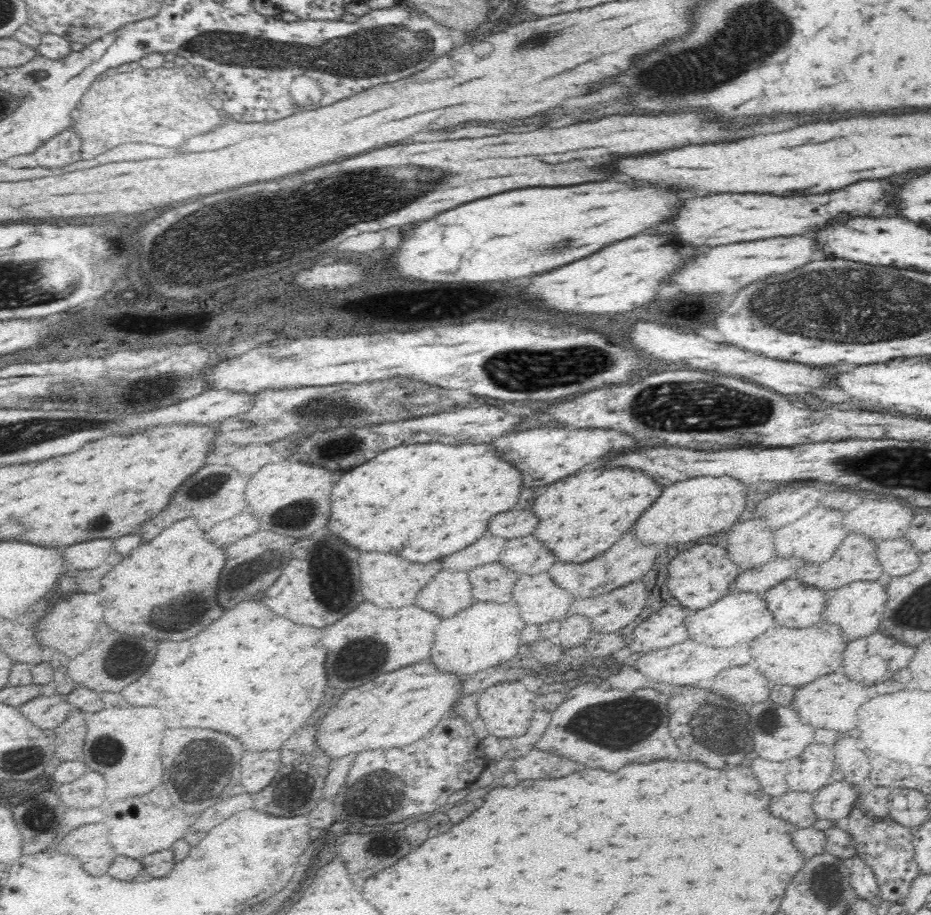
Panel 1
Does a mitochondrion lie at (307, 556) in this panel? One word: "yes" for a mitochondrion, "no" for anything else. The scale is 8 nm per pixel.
yes

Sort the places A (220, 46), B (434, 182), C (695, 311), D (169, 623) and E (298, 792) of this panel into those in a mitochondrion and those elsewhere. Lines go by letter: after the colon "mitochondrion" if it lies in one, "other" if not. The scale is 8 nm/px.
A: mitochondrion
B: other
C: other
D: mitochondrion
E: other

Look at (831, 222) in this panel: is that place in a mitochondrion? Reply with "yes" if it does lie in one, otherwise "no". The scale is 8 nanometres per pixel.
no

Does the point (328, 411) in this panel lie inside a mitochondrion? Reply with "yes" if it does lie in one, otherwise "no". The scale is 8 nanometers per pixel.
yes

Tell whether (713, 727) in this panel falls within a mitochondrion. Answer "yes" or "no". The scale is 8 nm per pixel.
yes

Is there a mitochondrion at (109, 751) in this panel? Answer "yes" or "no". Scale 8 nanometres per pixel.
yes

